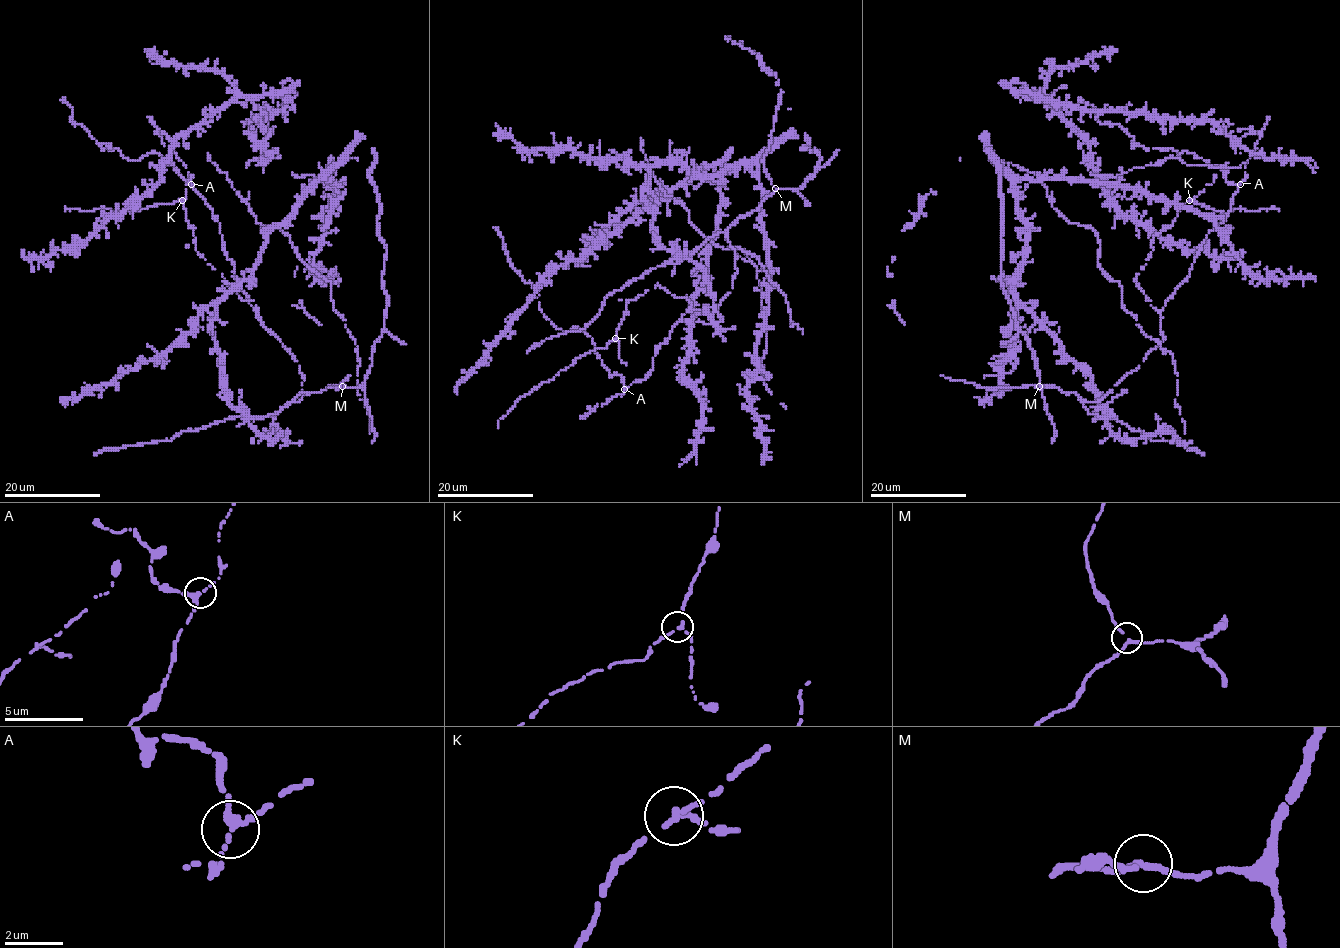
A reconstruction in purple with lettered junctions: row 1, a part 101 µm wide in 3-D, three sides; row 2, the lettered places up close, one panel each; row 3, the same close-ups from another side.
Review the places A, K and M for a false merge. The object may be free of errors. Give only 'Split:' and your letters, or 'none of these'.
Split: K

